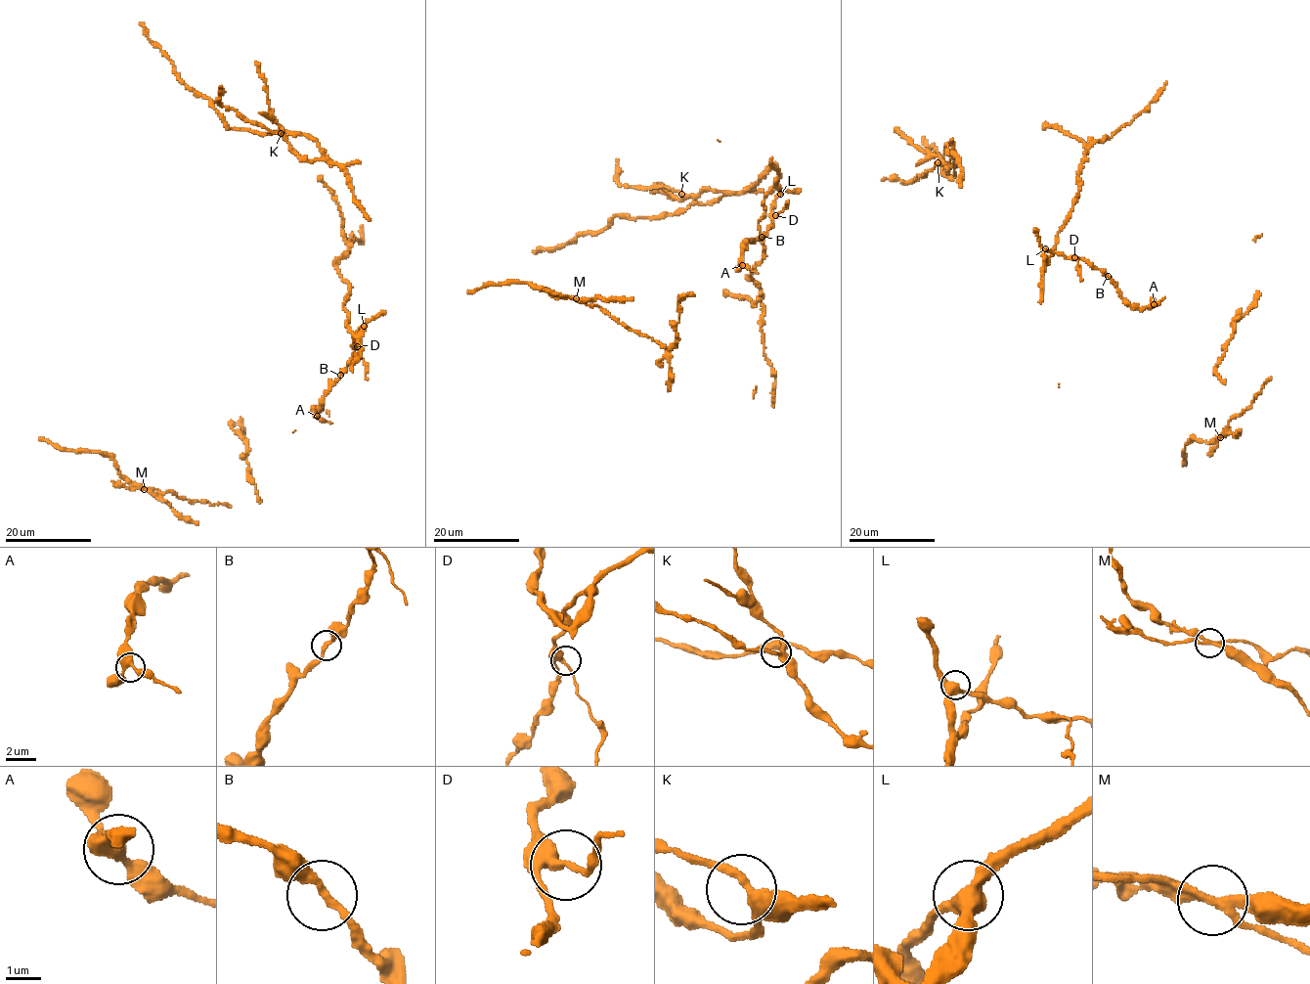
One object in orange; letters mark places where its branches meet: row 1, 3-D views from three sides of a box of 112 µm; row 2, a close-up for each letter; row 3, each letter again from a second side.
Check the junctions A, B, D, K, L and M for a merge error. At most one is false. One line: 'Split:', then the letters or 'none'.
Split: M

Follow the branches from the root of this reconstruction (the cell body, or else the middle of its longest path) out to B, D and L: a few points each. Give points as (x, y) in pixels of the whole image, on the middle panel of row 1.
B: (764, 201), (767, 193), (774, 186), (778, 188), (779, 194), (771, 208), (773, 225), (762, 237)
D: (764, 201), (767, 193), (774, 186), (778, 188), (779, 194), (771, 208), (775, 215)
L: (764, 201), (767, 193), (774, 186), (780, 194)

